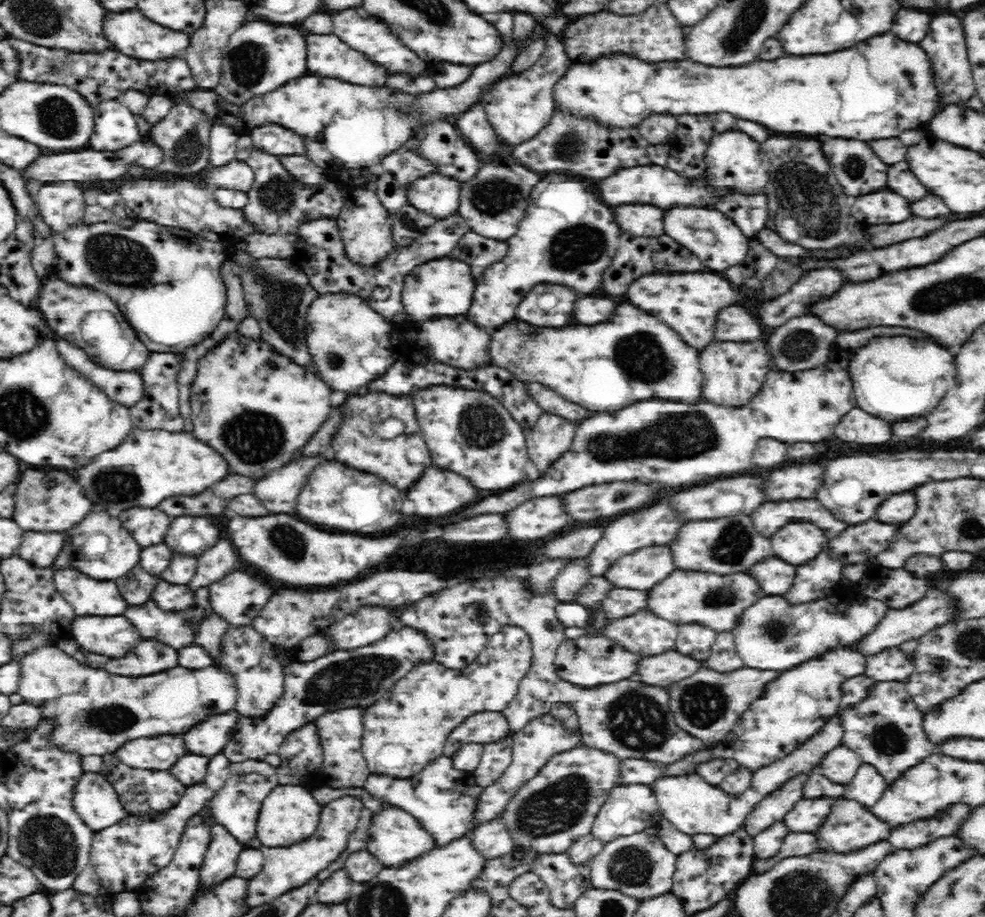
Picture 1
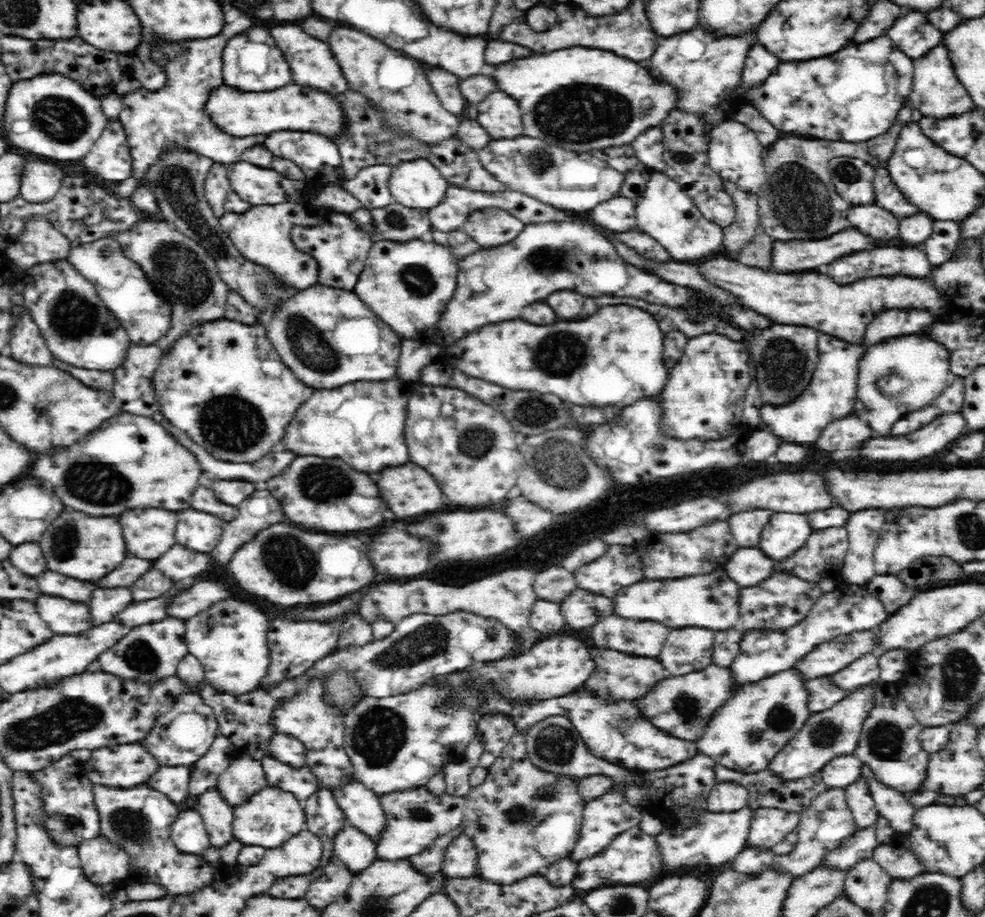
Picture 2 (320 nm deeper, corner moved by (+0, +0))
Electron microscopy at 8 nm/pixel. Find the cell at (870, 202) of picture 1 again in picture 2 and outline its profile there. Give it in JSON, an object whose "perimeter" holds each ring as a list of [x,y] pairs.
{"perimeter":[[[878,204],[854,206],[848,218],[852,226],[860,228],[864,234],[872,234],[882,240],[898,236],[898,218]]]}

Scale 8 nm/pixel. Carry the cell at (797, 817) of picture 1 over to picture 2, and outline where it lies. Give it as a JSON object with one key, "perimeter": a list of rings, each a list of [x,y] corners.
{"perimeter":[[[760,808],[755,812],[750,833],[750,847],[772,849],[787,838],[787,834],[797,830],[799,812],[780,808]]]}

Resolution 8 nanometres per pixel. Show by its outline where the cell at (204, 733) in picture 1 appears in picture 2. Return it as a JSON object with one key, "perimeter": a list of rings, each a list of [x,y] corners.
{"perimeter":[[[184,694],[172,710],[159,714],[155,721],[155,729],[141,742],[164,766],[192,766],[208,752],[220,734],[214,709],[199,694]]]}

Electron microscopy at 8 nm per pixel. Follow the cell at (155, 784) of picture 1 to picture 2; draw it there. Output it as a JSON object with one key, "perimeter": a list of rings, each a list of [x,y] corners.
{"perimeter":[[[147,783],[133,787],[93,784],[93,792],[101,817],[99,834],[118,843],[136,859],[138,868],[134,874],[139,874],[139,869],[144,868],[144,874],[134,876],[135,882],[154,882],[163,886],[166,894],[180,897],[192,896],[206,886],[212,886],[212,880],[216,878],[216,864],[202,856],[188,854],[186,858],[171,842],[170,830],[181,814],[178,803],[150,788]]]}

